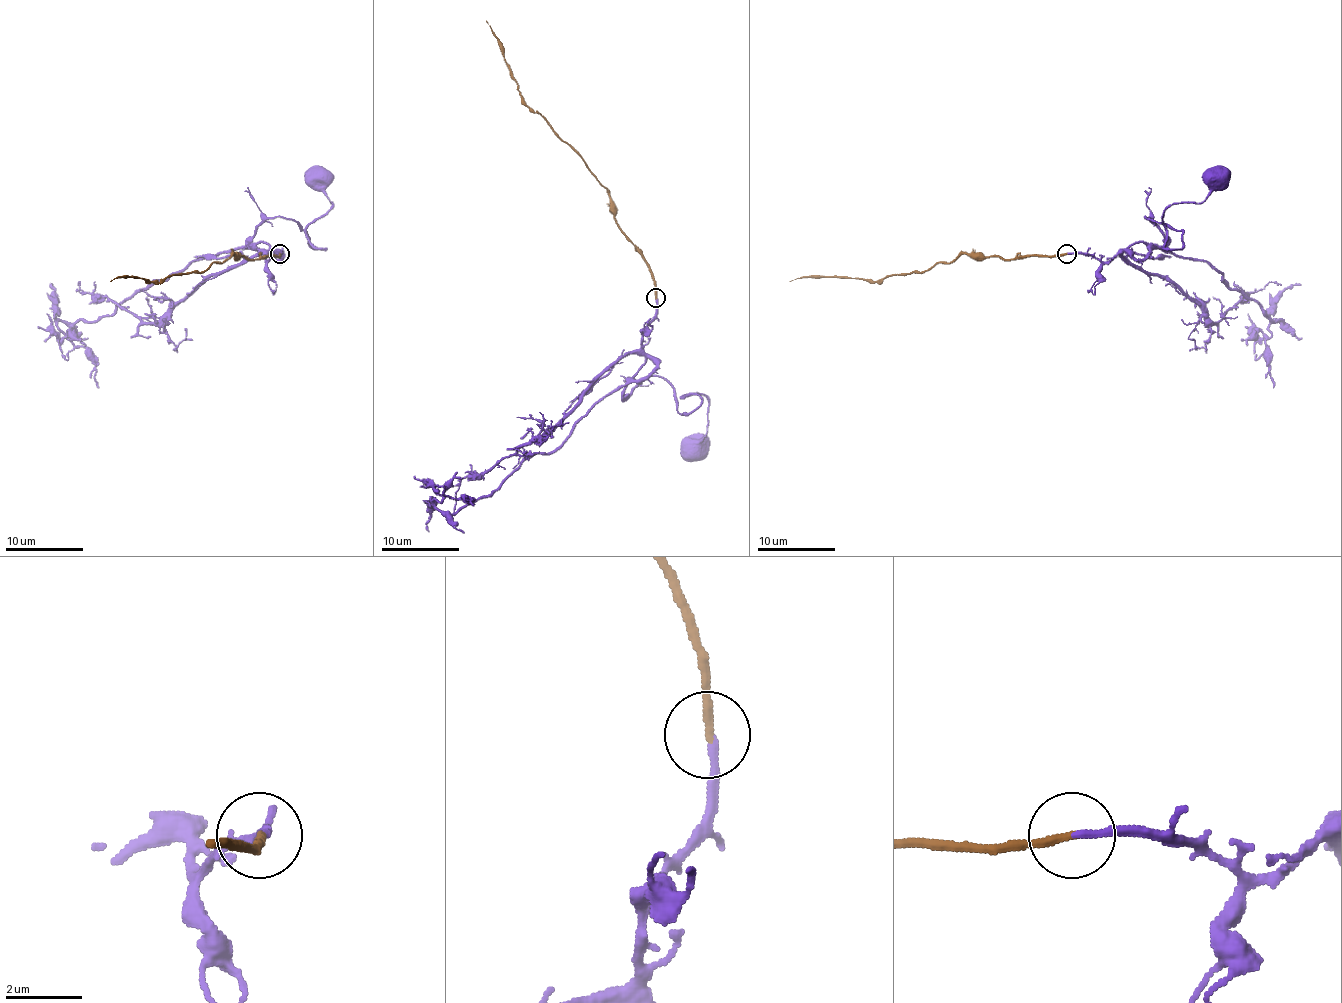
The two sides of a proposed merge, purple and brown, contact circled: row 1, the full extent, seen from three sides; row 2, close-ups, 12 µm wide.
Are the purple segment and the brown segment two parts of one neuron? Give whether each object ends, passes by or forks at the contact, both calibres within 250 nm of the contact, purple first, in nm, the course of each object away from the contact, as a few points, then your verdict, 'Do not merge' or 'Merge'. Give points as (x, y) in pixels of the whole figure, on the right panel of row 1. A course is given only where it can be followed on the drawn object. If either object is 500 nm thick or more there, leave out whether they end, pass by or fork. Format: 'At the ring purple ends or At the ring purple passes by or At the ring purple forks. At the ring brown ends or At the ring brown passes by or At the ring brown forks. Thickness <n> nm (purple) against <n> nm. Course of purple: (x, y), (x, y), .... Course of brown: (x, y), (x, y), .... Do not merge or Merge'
At the ring purple ends. At the ring brown ends. Thickness 180 nm (purple) against 240 nm. Course of purple: (1066, 254), (1164, 246), (1144, 217), (1184, 232), (1180, 248), (1164, 248), (1162, 213), (1219, 182). Course of brown: (1066, 254), (1015, 256), (1009, 260), (962, 254), (923, 272), (892, 274), (872, 281), (859, 277), (790, 281). Merge

